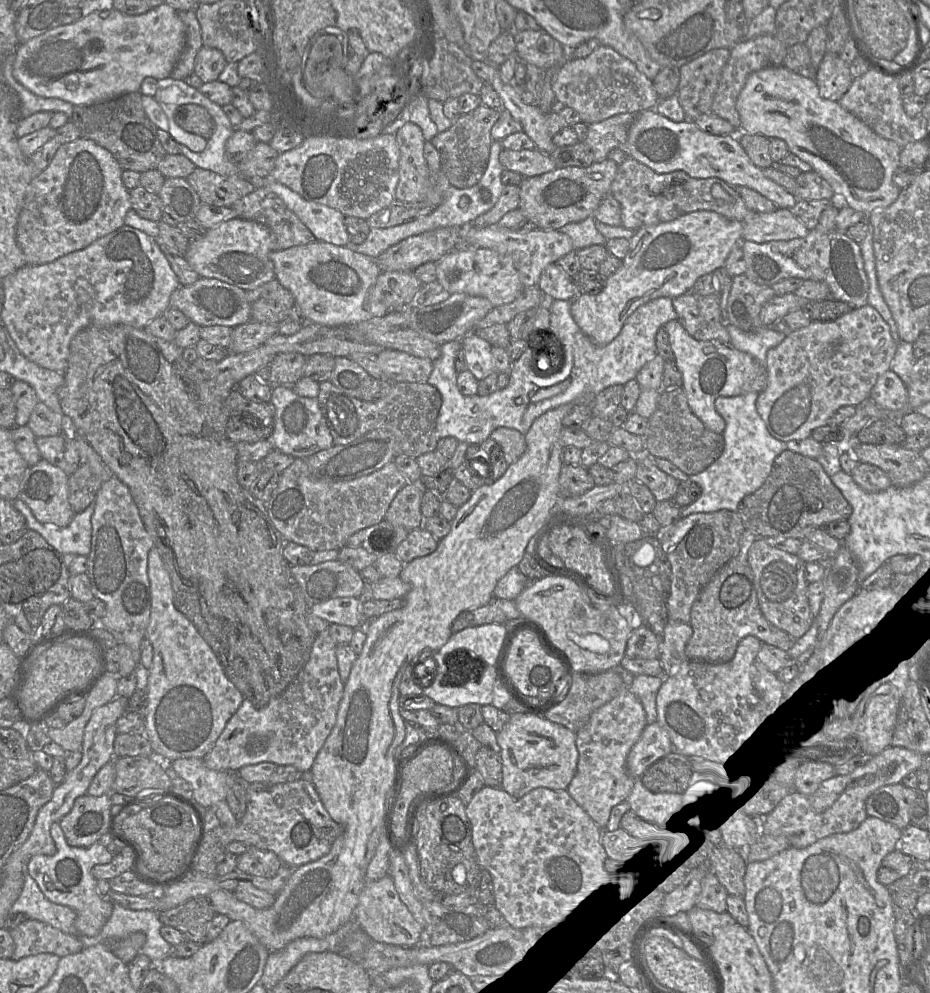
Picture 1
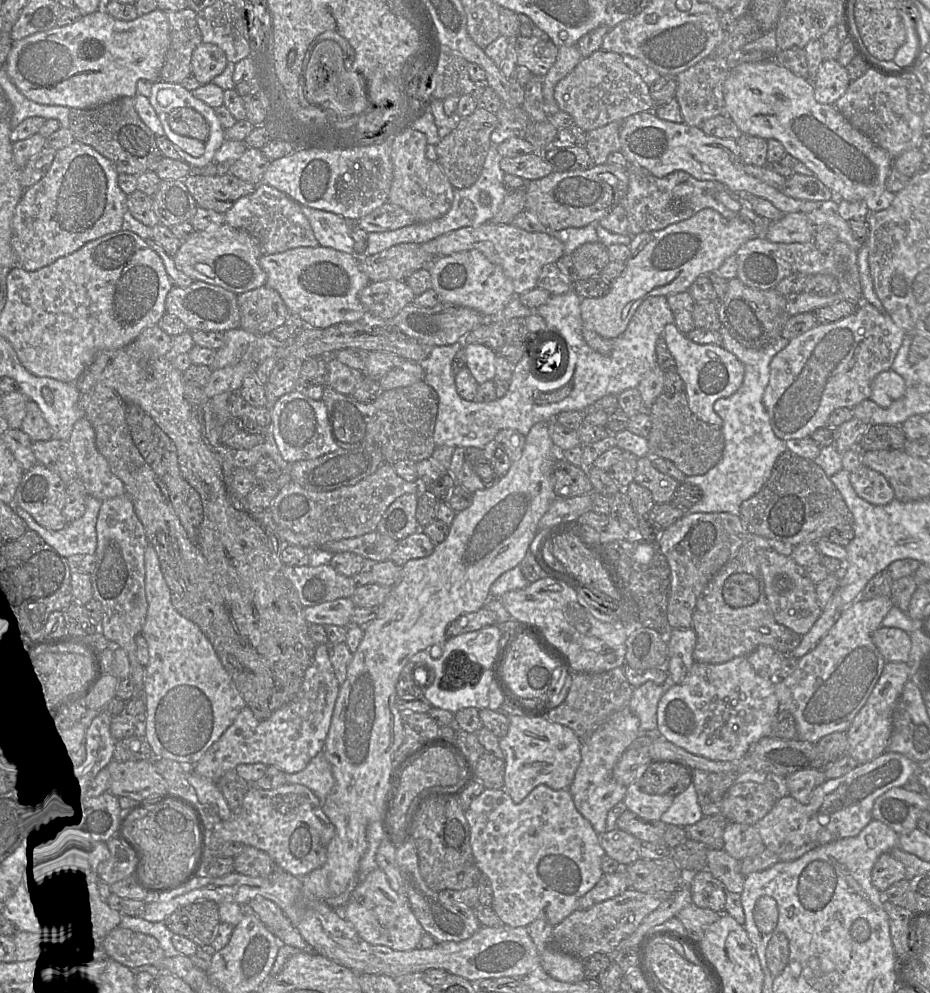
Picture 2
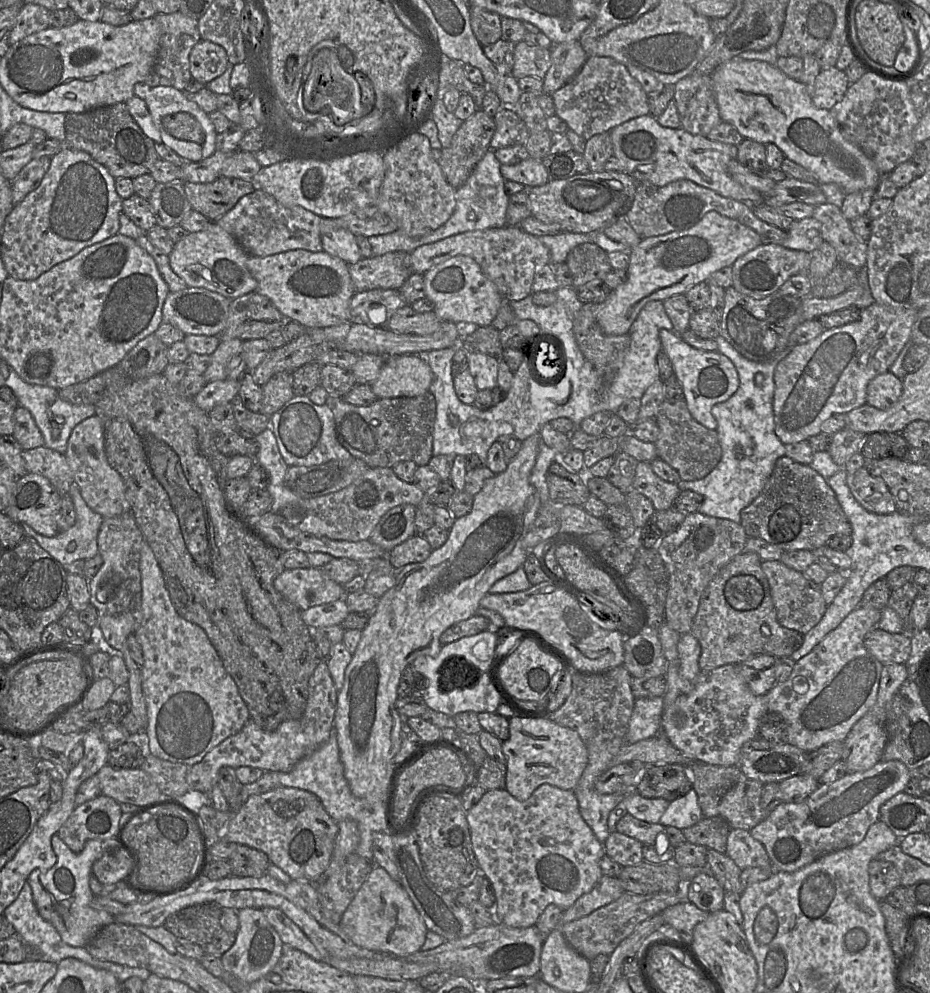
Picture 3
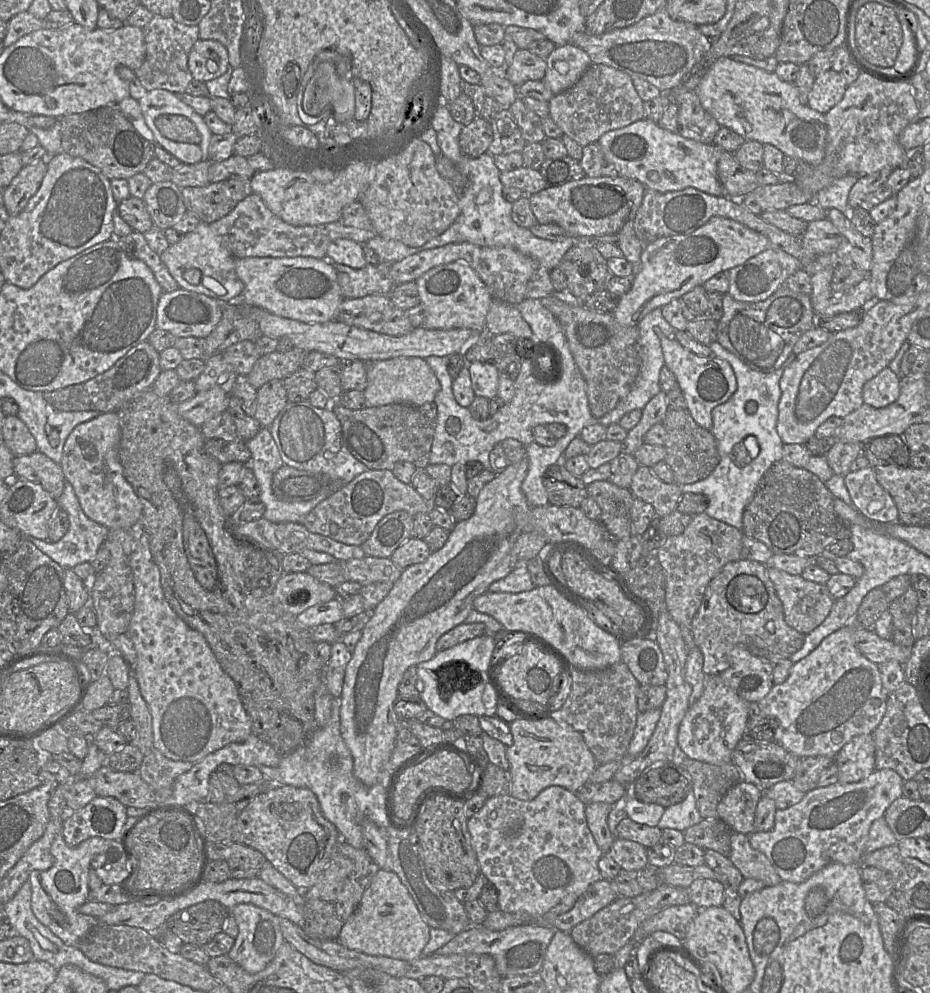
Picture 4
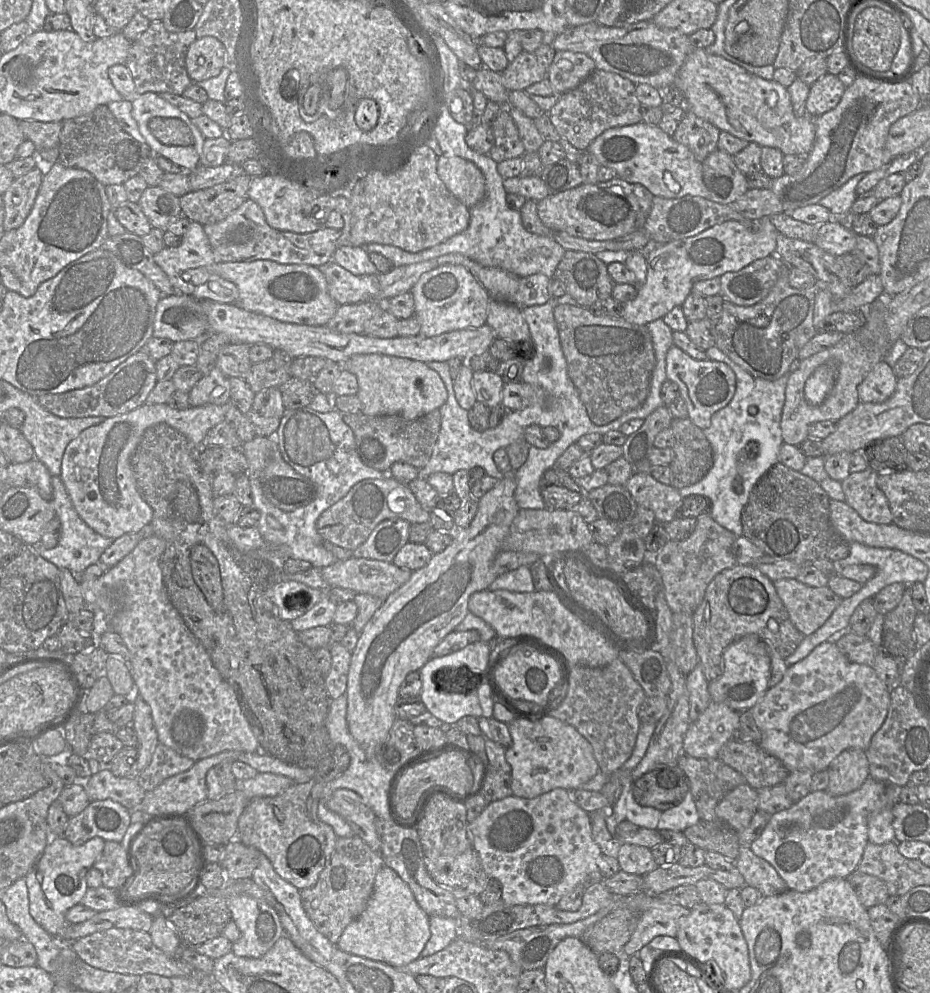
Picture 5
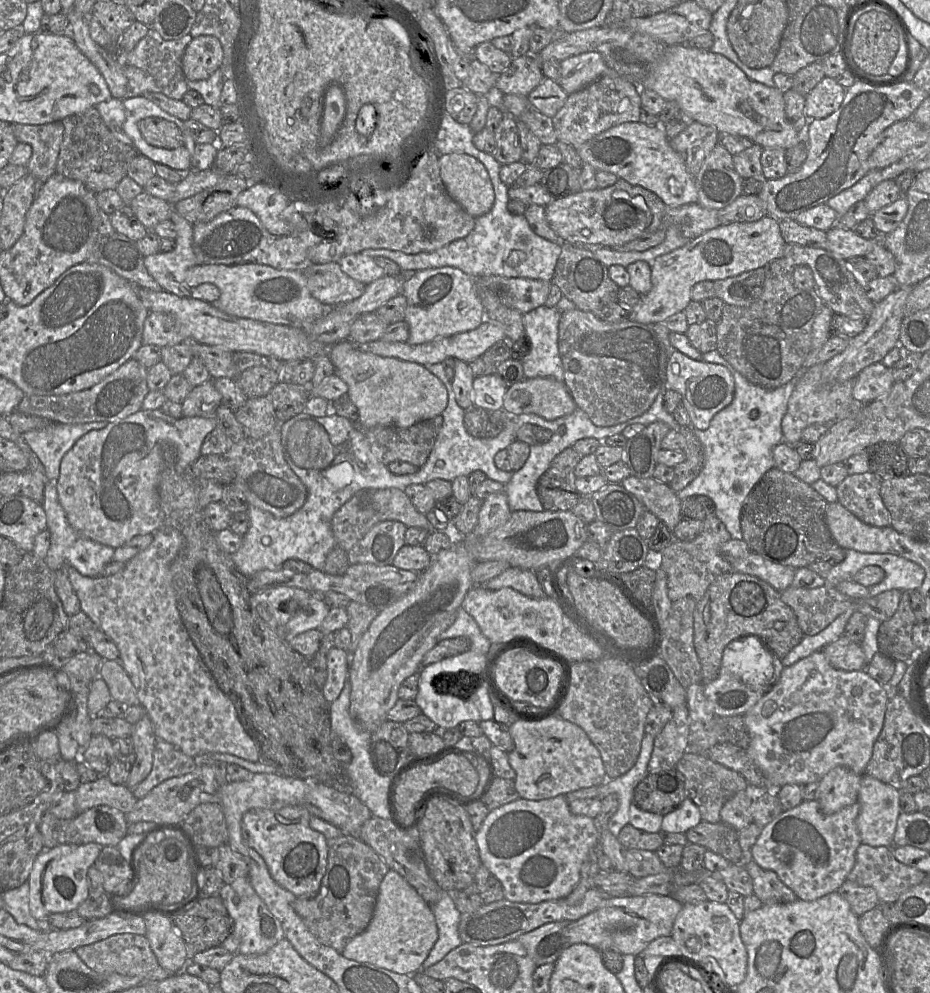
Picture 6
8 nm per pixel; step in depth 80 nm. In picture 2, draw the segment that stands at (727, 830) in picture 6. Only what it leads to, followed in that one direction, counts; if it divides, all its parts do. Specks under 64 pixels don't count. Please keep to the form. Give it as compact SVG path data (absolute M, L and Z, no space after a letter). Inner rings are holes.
M721 814L704 816L698 822L683 827L687 839L704 843L708 848L724 849L723 833L728 820Z

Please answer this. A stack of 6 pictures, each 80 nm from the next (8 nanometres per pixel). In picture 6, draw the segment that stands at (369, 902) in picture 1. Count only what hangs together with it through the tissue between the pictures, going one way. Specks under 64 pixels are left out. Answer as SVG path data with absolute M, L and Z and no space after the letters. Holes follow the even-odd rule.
M389 870L380 884L369 926L348 942L342 955L397 974L414 975L421 971L437 939L438 927L432 907L400 874Z

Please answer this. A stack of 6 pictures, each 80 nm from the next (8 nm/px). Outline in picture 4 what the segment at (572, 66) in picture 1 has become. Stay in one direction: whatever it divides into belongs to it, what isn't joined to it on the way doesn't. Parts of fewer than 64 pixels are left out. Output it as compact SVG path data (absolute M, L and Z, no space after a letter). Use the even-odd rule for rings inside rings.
M592 63L575 85L550 99L549 116L565 135L585 147L608 131L645 119L644 101L627 73Z

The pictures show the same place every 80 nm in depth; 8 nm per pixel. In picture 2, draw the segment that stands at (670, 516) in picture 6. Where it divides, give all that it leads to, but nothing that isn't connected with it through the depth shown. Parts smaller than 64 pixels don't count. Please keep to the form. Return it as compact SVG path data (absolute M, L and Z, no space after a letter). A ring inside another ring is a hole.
M651 456L638 458L634 481L652 493L655 503L670 502L679 485L677 480L653 466Z

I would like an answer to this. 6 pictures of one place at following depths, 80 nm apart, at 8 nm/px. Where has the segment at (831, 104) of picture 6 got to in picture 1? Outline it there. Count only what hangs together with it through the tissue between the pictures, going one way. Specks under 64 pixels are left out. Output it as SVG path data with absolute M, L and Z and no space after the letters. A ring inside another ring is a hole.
M826 52L815 76L820 95L828 100L839 101L849 89L852 80L849 65L839 54Z

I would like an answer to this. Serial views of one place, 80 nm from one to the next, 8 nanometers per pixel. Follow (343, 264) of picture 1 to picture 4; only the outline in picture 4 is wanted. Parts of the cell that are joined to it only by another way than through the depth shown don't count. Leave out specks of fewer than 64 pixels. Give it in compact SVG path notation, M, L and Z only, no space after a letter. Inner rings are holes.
M248 257L236 259L236 274L244 283L244 291L238 301L249 306L267 310L279 317L285 317L305 323L326 323L335 321L338 309L345 300L338 283L333 264L327 259L313 257Z

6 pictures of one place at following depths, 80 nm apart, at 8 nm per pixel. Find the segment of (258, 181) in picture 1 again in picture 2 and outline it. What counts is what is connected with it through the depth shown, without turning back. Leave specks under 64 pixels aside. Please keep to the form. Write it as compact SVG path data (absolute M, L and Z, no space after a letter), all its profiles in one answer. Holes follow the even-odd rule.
M300 205L300 209L308 219L320 246L355 255L350 221L335 213L305 205Z

